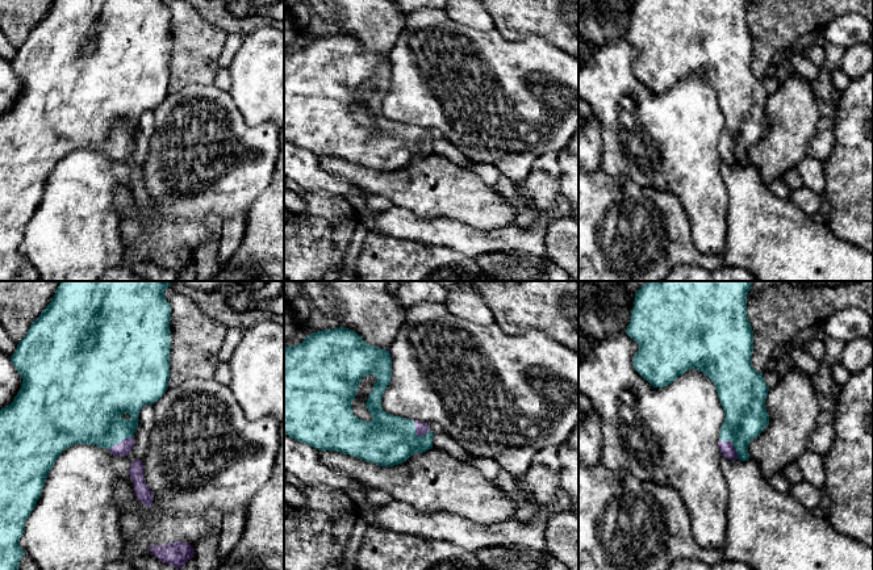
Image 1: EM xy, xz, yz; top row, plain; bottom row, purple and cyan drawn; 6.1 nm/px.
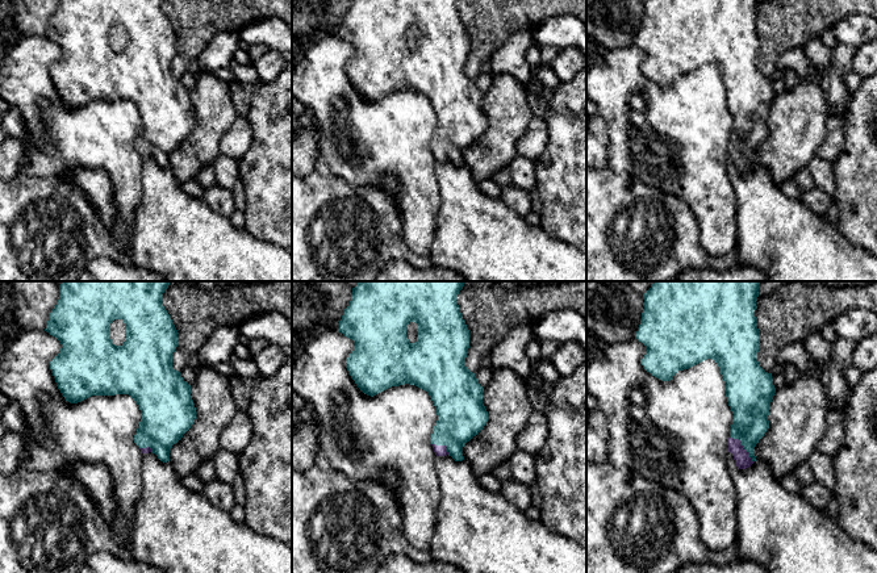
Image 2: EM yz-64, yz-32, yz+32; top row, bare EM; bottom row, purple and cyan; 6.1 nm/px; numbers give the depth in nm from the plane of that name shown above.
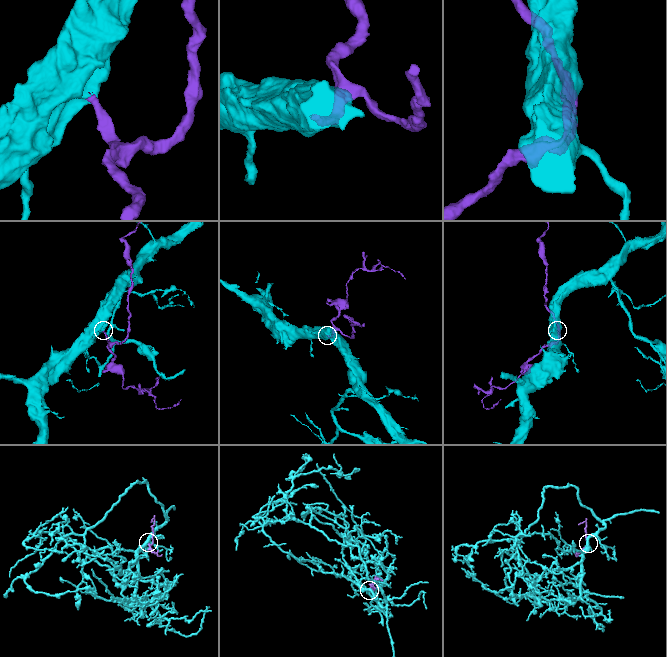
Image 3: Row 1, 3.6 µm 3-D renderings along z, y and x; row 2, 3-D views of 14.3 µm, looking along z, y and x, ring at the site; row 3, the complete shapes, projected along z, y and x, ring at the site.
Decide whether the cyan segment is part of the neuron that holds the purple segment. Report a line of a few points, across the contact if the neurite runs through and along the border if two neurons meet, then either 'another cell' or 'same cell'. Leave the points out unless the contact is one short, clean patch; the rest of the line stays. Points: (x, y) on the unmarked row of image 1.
line yz (727, 155), (732, 151), (744, 113); same cell

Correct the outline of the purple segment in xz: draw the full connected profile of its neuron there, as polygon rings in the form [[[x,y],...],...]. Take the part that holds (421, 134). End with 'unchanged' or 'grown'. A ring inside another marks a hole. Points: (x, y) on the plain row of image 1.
[[[344,33],[312,38],[301,50],[284,54],[284,139],[318,156],[341,158],[380,172],[394,172],[415,159],[431,155],[435,139],[429,130],[394,122],[383,116],[381,104],[390,84],[389,56],[367,50],[355,37]],[[371,80],[376,81],[376,88],[366,113],[372,121],[372,126],[364,127],[354,121],[351,110],[358,100],[360,85]]]; grown

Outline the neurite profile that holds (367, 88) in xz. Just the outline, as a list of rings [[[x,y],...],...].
[[[375,80],[363,83],[358,93],[358,100],[355,101],[355,105],[352,106],[351,110],[354,121],[364,127],[372,126],[372,121],[366,113],[366,108],[368,105],[369,99],[373,95],[375,88],[376,88]]]

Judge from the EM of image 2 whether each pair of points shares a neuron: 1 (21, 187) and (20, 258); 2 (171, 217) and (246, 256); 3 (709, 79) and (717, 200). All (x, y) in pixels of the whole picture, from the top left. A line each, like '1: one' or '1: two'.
1: one
2: one
3: one

